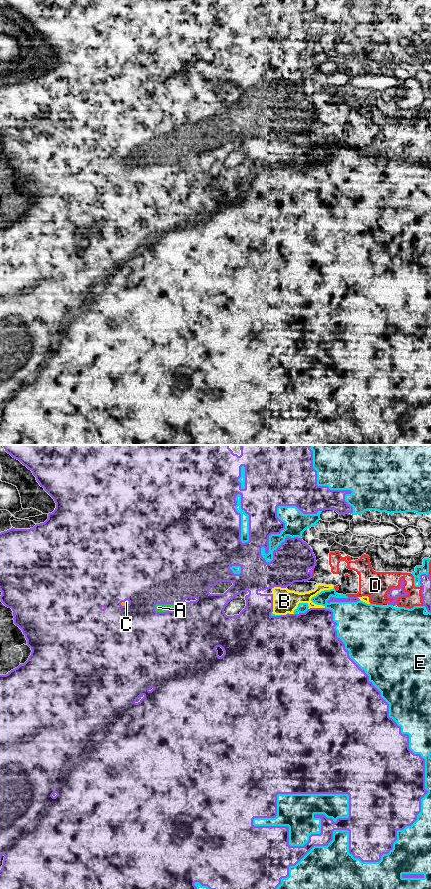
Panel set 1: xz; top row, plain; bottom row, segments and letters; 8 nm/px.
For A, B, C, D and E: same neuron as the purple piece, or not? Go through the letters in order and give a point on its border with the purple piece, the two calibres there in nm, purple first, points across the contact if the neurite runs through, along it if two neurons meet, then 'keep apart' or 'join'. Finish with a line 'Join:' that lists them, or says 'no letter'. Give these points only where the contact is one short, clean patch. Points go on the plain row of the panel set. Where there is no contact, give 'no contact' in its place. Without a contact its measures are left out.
A: contact xz (167, 163); calibres 500 and 60 nm; way xz (170, 194), (167, 163), (162, 163), (158, 159); join
B: contact xz (272, 155); calibres 340 and 190 nm; join
C: contact xz (124, 153); calibres 500 and 40 nm; way xz (111, 125), (117, 133), (124, 153), (126, 154); join
D: contact xz (390, 143); calibres 90 and 220 nm; join
E: contact xz (420, 358); calibres 500 and 220 nm; join
Join: A, B, C, D, E

